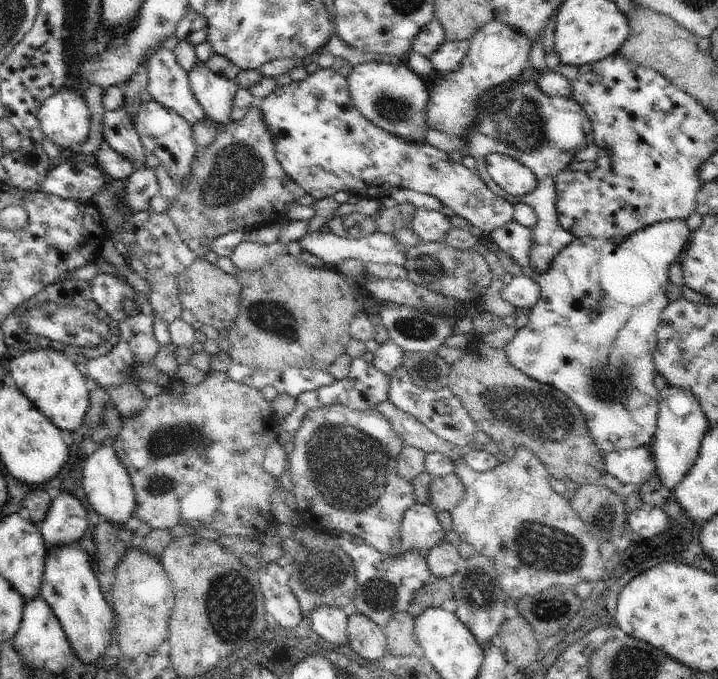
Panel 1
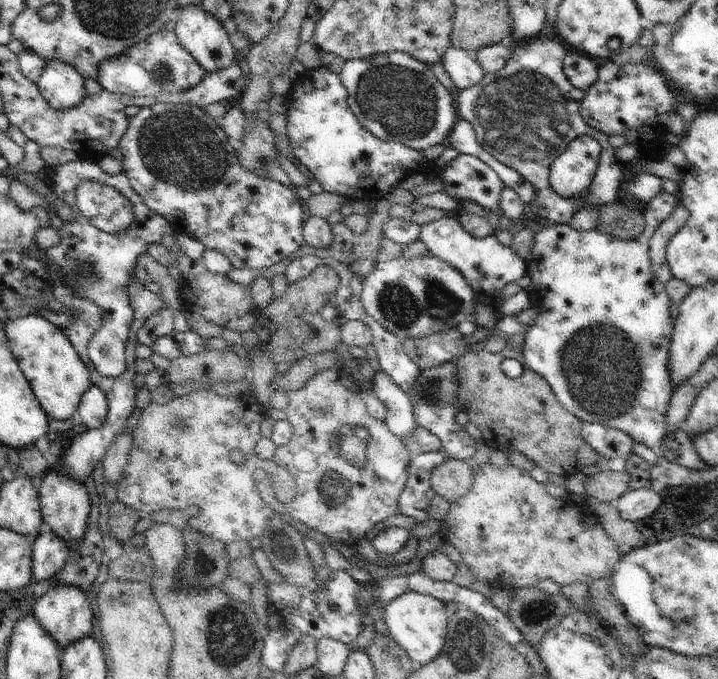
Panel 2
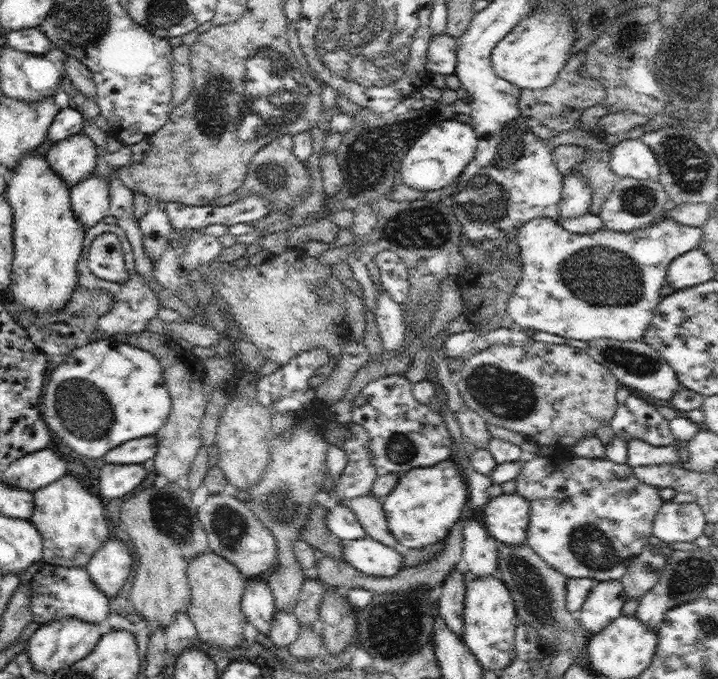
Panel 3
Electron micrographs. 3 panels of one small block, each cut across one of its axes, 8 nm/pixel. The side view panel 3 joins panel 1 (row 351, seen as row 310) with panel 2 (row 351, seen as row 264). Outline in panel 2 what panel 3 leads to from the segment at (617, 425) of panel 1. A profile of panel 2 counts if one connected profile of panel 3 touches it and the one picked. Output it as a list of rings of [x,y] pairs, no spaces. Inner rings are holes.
[[[660,191],[654,198],[644,204],[643,216],[645,217],[645,229],[636,240],[623,241],[600,232],[598,229],[579,231],[572,228],[568,223],[550,224],[534,235],[533,247],[525,262],[528,269],[525,272],[532,282],[523,292],[528,293],[532,307],[537,307],[541,313],[530,322],[525,332],[524,347],[522,349],[524,366],[531,368],[541,377],[544,377],[552,387],[555,397],[566,410],[577,416],[584,423],[601,424],[602,426],[616,429],[628,434],[634,442],[646,444],[648,448],[662,447],[663,440],[667,435],[667,410],[672,398],[673,388],[670,386],[670,377],[667,374],[667,358],[669,356],[669,344],[672,342],[674,319],[669,317],[671,300],[665,293],[665,284],[656,278],[651,267],[649,257],[649,240],[654,231],[664,222],[674,209],[679,205],[678,194],[669,194]]]

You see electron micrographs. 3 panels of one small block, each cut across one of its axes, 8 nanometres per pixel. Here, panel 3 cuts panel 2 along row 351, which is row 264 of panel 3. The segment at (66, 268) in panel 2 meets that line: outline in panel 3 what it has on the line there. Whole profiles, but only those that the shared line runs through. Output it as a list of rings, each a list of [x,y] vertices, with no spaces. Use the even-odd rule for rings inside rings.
[[[112,233],[98,235],[88,250],[87,265],[97,276],[112,282],[123,283],[128,280],[130,270],[125,265],[122,243]]]

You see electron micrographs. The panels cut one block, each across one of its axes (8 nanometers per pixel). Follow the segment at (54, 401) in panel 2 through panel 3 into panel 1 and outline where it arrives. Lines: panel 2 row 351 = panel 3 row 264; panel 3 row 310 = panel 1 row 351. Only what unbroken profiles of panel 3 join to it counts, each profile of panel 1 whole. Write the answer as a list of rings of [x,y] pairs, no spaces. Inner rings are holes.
[[[36,349],[10,355],[9,381],[29,398],[29,401],[61,431],[76,432],[89,409],[90,393],[86,389],[86,376],[81,366],[63,352]]]

